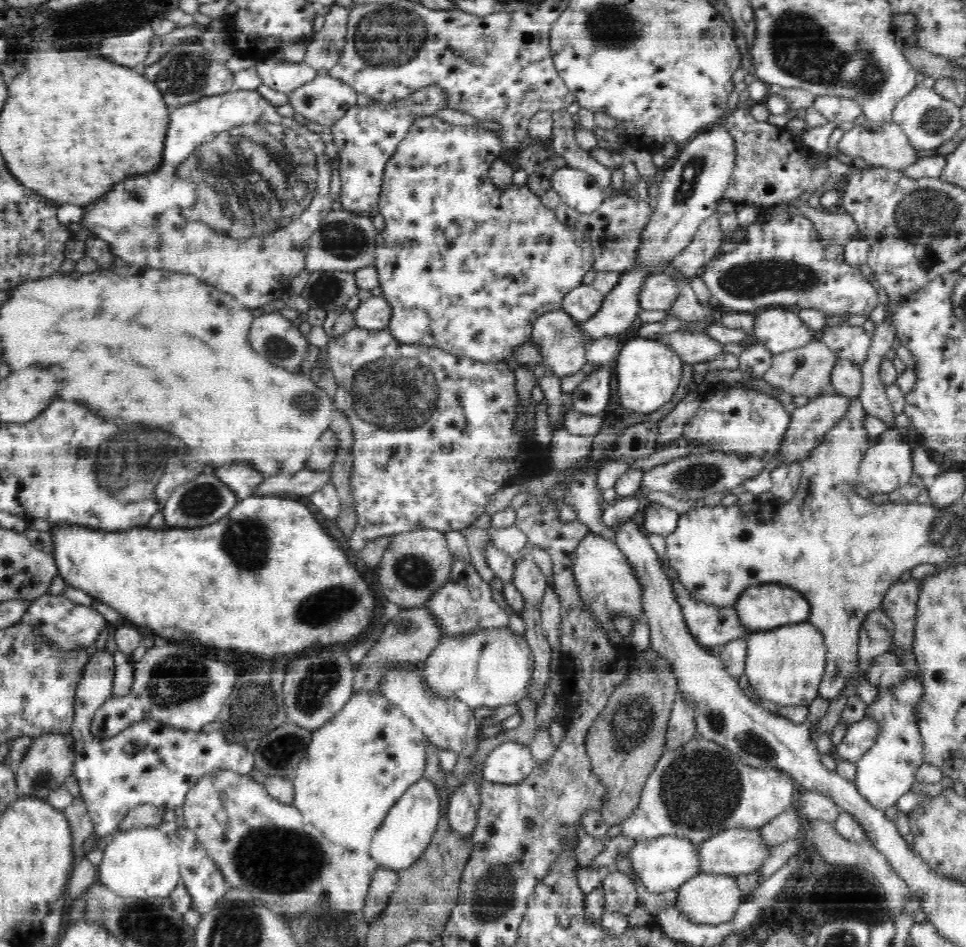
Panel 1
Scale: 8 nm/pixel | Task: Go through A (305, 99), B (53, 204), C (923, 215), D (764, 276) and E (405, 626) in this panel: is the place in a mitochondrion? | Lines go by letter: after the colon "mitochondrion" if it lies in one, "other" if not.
A: mitochondrion
B: other
C: mitochondrion
D: mitochondrion
E: other

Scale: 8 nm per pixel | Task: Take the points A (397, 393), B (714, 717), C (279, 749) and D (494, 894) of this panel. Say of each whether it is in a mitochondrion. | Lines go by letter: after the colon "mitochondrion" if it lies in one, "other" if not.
A: mitochondrion
B: mitochondrion
C: mitochondrion
D: mitochondrion

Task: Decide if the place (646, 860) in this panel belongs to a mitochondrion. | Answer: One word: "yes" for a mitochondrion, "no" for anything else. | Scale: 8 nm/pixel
no

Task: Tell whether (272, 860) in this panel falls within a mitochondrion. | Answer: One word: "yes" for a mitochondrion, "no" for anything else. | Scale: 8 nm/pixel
yes

